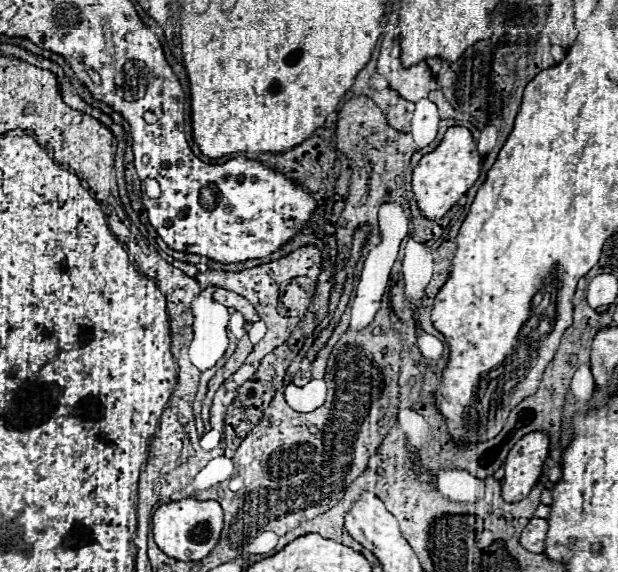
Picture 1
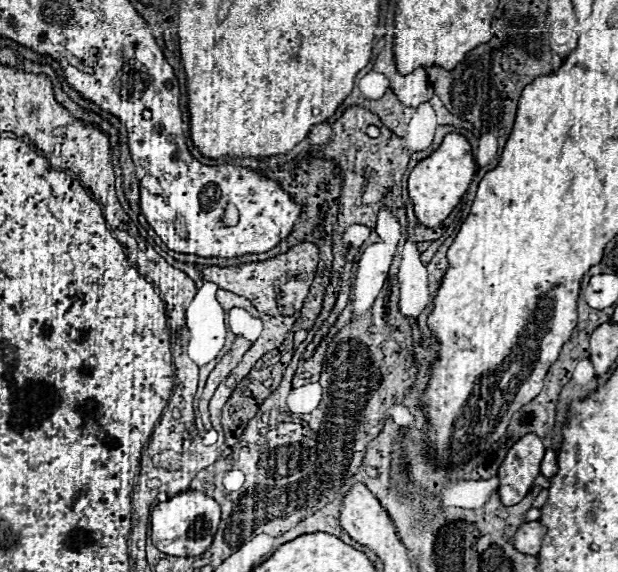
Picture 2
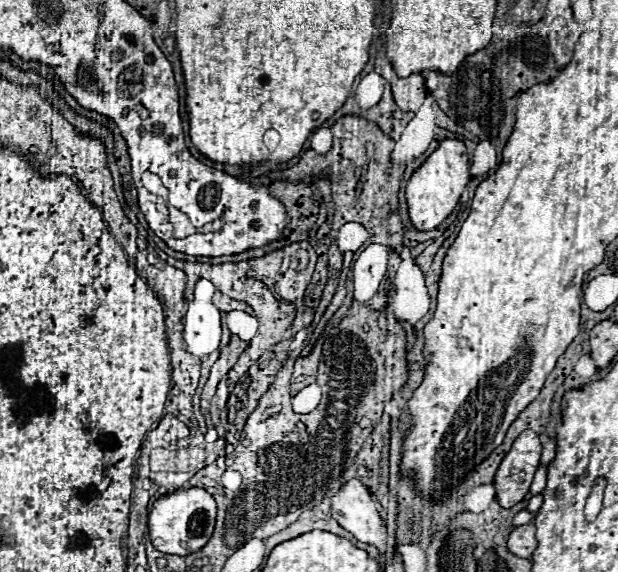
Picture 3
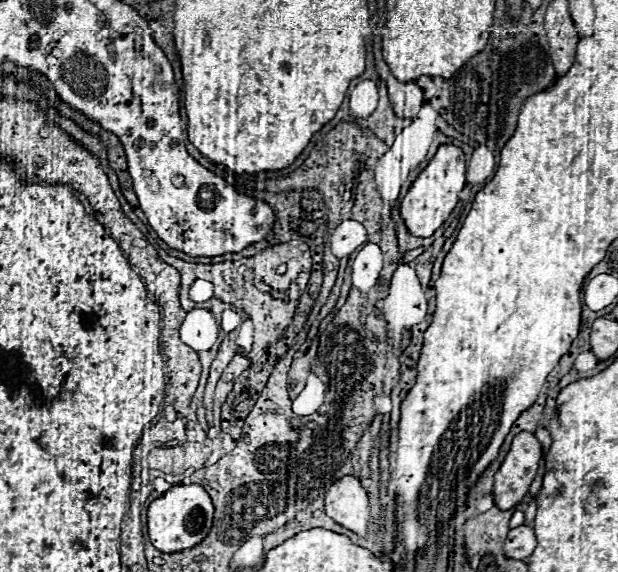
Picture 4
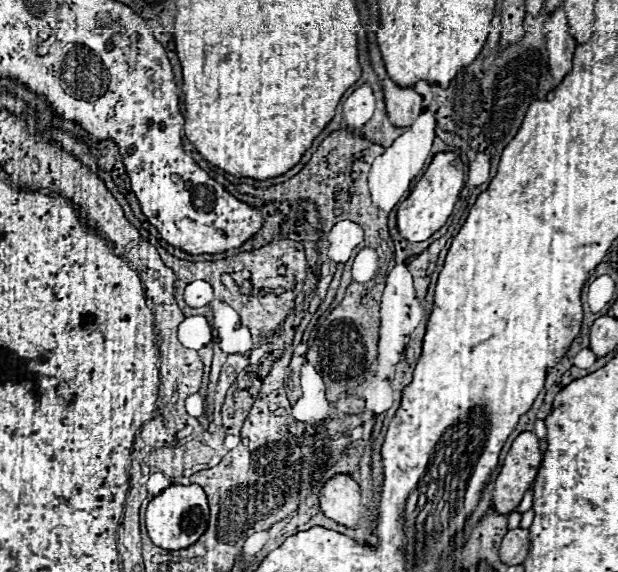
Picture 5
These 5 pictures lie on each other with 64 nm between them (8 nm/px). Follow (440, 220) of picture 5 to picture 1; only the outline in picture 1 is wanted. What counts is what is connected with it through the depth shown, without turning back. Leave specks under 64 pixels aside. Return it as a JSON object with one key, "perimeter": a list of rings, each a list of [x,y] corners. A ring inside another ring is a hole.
{"perimeter":[[[464,126],[448,128],[434,152],[424,154],[412,172],[412,192],[424,216],[430,220],[442,218],[474,186],[474,182],[480,178],[480,168],[482,156],[472,138],[472,132]]]}

